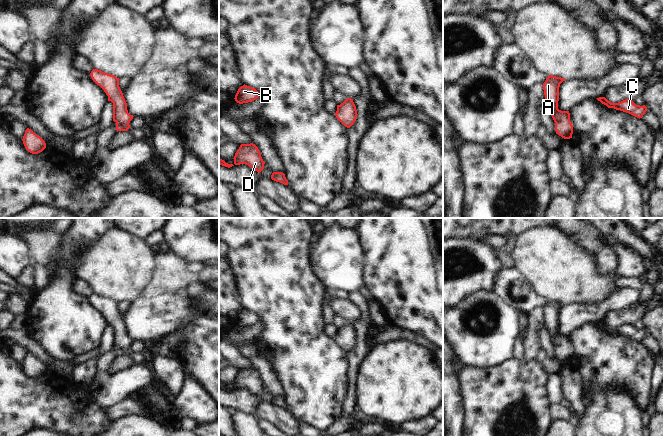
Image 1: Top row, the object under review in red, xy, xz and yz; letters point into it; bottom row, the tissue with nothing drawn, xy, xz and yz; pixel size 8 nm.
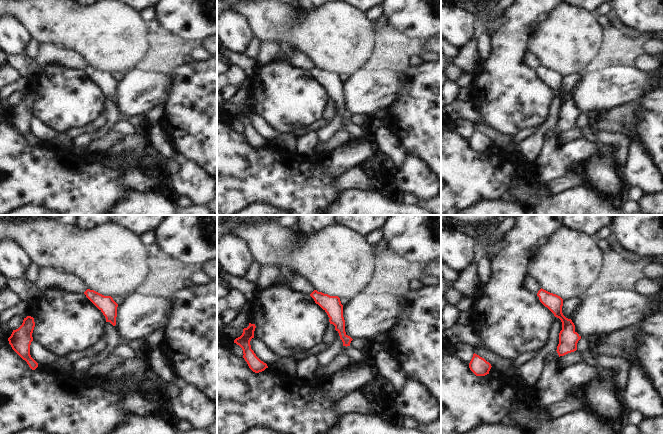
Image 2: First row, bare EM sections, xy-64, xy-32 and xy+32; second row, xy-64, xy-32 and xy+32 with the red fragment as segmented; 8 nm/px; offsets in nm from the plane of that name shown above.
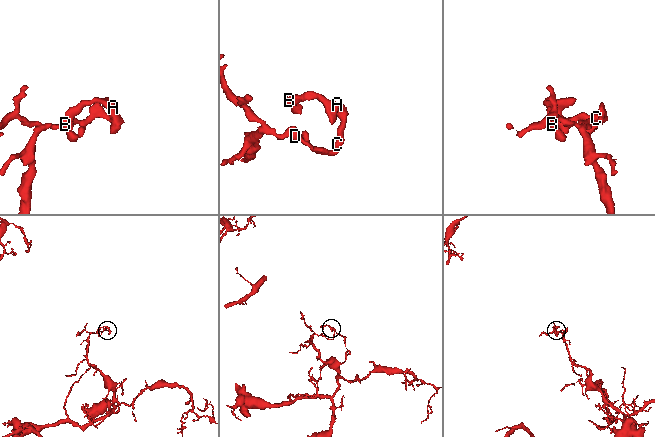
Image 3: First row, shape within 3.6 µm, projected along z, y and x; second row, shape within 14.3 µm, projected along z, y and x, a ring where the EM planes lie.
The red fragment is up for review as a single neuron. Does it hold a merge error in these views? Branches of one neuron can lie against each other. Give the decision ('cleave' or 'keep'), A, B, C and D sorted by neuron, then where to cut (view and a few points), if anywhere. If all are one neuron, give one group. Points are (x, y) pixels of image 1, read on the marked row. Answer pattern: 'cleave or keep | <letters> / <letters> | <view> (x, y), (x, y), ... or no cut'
keep | A B C D | no cut

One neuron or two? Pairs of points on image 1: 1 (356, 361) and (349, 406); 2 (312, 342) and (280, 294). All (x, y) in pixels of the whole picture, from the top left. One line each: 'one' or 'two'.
1: one
2: one

